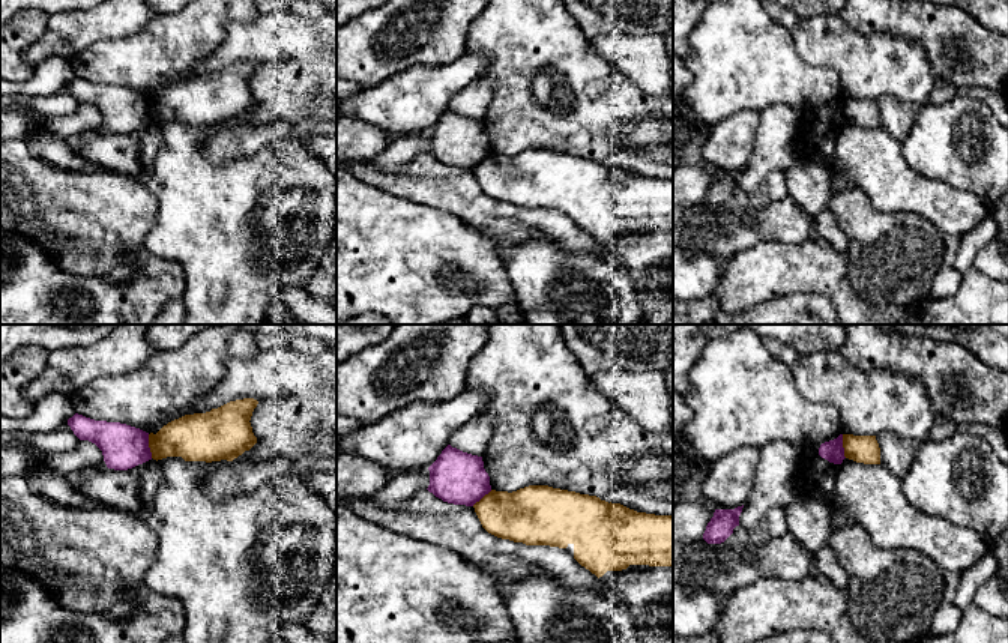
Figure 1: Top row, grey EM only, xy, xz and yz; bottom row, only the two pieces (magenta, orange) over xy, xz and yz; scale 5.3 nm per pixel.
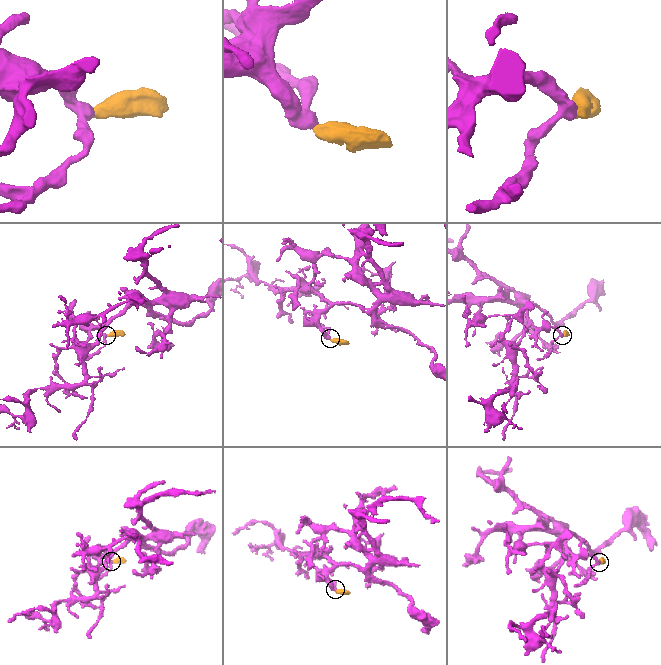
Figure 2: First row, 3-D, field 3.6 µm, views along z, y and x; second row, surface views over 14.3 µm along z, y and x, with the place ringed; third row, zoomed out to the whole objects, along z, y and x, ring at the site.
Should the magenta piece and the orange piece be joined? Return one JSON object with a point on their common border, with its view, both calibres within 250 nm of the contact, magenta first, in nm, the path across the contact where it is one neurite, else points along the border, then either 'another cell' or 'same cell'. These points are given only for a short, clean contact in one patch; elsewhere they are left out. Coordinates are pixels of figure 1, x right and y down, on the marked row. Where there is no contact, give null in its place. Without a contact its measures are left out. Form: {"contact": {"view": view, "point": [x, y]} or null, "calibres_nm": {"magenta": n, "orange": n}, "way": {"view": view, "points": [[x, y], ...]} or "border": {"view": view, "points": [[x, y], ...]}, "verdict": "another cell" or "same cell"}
{"contact": {"view": "xy", "point": [147, 446]}, "calibres_nm": {"magenta": 240, "orange": 240}, "border": {"view": "xy", "points": [[147, 434], [147, 446], [152, 457]]}, "verdict": "another cell"}

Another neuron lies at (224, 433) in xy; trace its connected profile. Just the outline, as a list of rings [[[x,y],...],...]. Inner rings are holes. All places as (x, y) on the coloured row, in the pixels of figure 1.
[[[254,398],[236,400],[210,412],[185,415],[168,422],[156,434],[149,434],[152,458],[233,461],[257,443],[249,422],[257,404]]]

